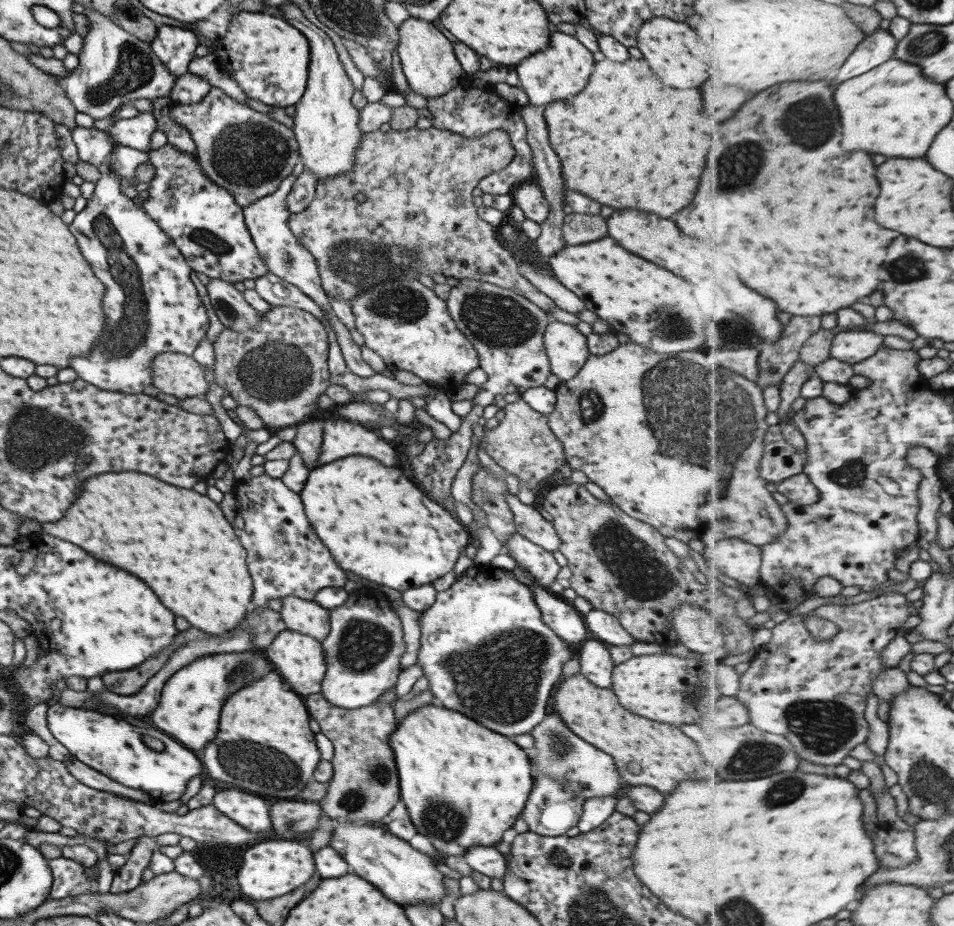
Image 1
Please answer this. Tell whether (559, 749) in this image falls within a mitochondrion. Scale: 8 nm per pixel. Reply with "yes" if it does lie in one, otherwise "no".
yes

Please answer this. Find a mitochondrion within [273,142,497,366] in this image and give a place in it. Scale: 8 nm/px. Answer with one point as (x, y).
(356, 262)

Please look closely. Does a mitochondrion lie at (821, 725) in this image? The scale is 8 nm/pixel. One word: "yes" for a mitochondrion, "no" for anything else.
yes

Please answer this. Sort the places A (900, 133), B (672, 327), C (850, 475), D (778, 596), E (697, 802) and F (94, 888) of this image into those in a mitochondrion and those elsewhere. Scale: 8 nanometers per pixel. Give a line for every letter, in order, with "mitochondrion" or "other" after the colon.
A: other
B: mitochondrion
C: mitochondrion
D: other
E: other
F: other

